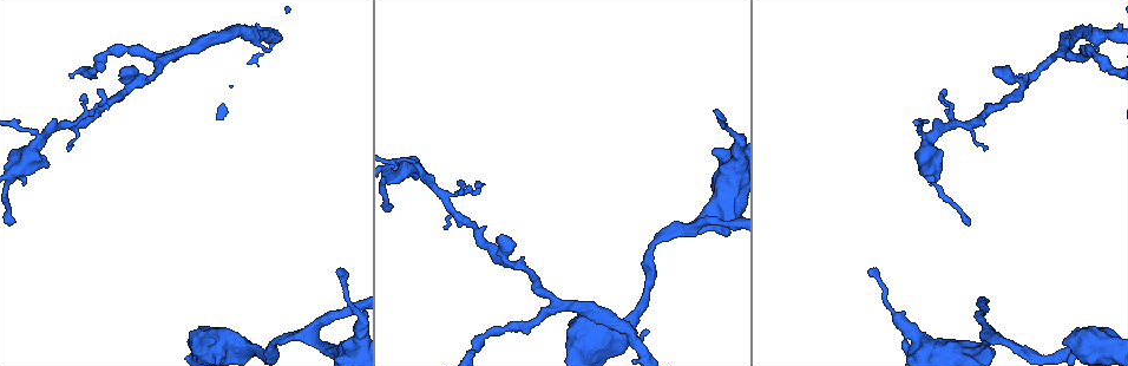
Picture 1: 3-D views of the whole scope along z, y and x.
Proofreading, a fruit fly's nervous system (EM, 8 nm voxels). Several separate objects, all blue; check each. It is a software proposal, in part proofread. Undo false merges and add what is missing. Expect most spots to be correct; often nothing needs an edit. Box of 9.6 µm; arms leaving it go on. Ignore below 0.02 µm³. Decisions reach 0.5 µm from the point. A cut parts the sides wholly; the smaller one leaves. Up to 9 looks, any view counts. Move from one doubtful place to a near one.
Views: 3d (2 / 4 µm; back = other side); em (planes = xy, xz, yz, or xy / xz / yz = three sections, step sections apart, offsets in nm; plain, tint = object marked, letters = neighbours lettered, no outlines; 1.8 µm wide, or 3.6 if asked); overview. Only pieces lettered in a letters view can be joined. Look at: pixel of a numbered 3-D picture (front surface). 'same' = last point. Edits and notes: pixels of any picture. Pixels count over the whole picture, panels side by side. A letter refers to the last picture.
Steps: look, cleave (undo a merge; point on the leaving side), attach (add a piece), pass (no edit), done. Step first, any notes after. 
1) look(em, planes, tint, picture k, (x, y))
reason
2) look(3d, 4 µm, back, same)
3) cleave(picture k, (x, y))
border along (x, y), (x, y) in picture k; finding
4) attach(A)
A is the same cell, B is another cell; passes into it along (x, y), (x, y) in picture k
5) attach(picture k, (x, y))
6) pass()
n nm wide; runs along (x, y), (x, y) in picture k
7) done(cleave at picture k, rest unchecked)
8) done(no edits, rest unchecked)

look(em, planes, letters, picture 1, (68, 147))

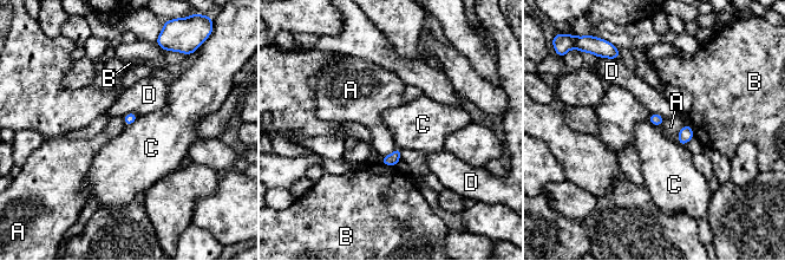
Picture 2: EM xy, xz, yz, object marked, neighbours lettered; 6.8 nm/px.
pass()
D touches over 130 nm; A, B, C and D are other cells; border along (138, 116), (131, 124), (125, 126) in picture 2; none of them fits

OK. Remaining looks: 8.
look(em, planes, letters, picture 1, (130, 90))
three-way junction

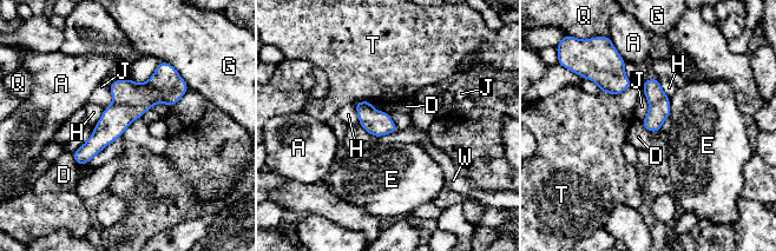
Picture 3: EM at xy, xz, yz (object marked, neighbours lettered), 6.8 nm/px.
pass()
A, D, E, G, H, J, Q, T and W are other cells; runs along (184, 87), (140, 97), (77, 158) in picture 3; all the same cell

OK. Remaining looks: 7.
look(em, xz, step 16, tint, picture 1, (270, 48))
an open end

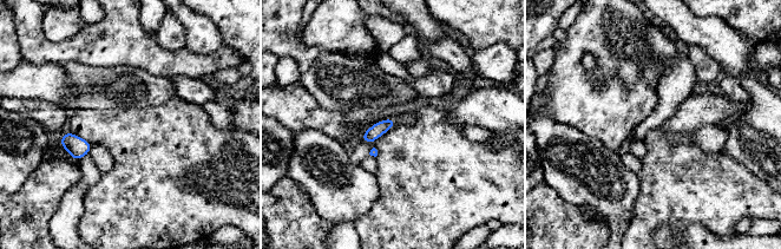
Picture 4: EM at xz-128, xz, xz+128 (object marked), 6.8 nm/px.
look(em, planes, letters, same)
cut it another way

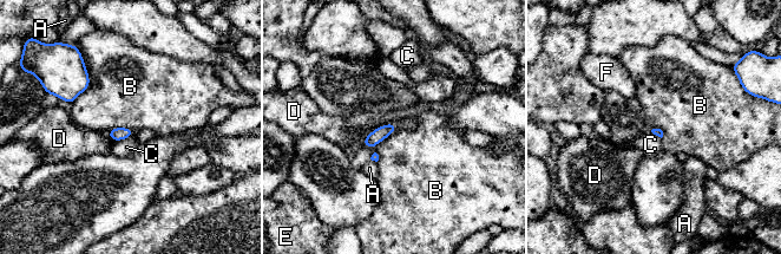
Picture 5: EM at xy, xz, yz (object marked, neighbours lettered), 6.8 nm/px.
pass()
B touches over 280 nm; A, B, C, D, E and F are other cells; border along (398, 125), (382, 124), (362, 142) in picture 5; no lettered piece goes on from it

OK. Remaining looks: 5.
look(3d, 2 µm, picture 1, (1062, 52))
three arms meet

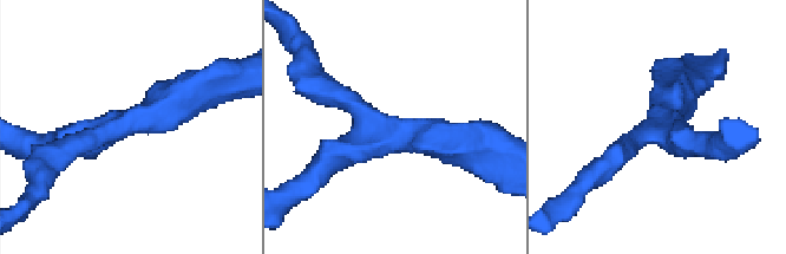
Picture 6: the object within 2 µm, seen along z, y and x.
look(em, yz, step 8, letters, picture 6, (104, 135))
3 arms; arms of 220, 220, 280 nm

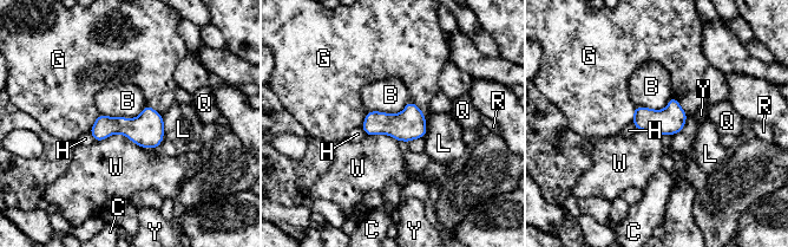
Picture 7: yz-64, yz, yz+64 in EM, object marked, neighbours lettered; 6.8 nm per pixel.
pass()
B, C, G, H, L, Q, R, W and Y are other cells; border along (145, 103), (135, 117), (99, 112) in picture 7; continuous, no second cell

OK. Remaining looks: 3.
done(no edits, rest unchecked)

